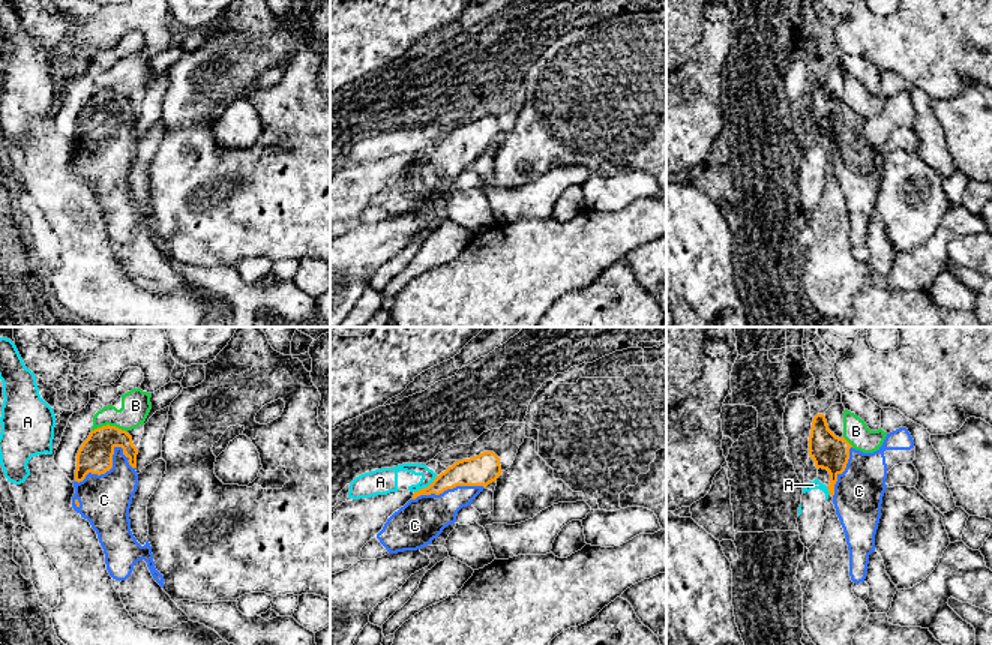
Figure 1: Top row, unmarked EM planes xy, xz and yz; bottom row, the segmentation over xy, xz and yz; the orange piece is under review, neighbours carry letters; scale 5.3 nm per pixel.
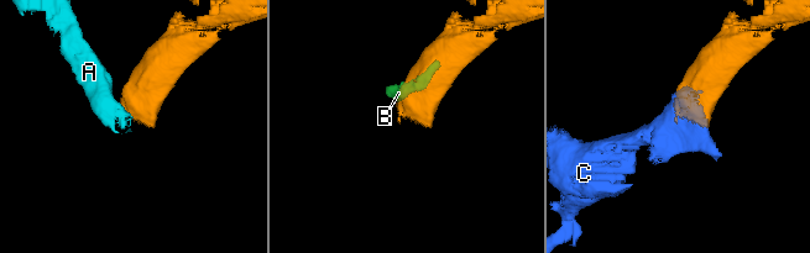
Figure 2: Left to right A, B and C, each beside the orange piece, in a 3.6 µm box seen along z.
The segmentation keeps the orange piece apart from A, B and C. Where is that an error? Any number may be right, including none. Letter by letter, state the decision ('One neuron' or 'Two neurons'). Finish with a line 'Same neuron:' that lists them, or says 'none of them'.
A: Two neurons
B: Two neurons
C: One neuron
Same neuron: C

